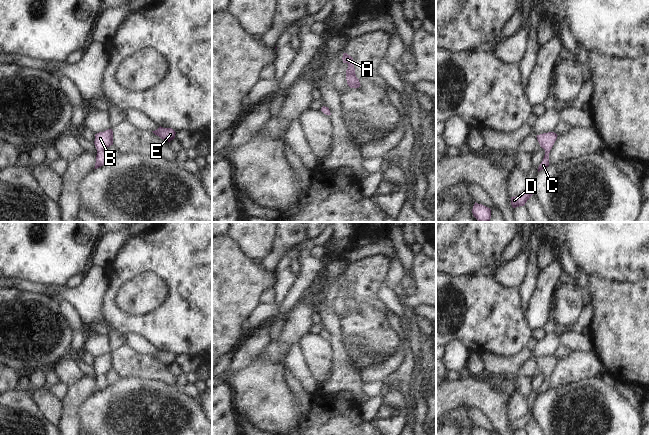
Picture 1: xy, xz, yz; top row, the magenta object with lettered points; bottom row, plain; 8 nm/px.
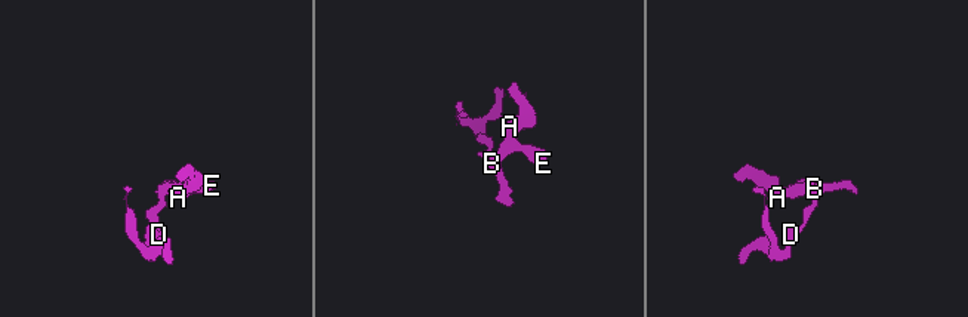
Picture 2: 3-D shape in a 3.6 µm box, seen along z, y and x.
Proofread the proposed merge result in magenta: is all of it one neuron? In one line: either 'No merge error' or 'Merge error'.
No merge error

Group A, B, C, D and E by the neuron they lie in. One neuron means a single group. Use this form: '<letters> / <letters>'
A B C D E

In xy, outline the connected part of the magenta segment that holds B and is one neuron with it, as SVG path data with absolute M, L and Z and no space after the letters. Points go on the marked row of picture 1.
M108 129L104 132L95 134L95 147L97 149L95 168L97 169L108 163L105 155L105 149L113 145L113 131Z

